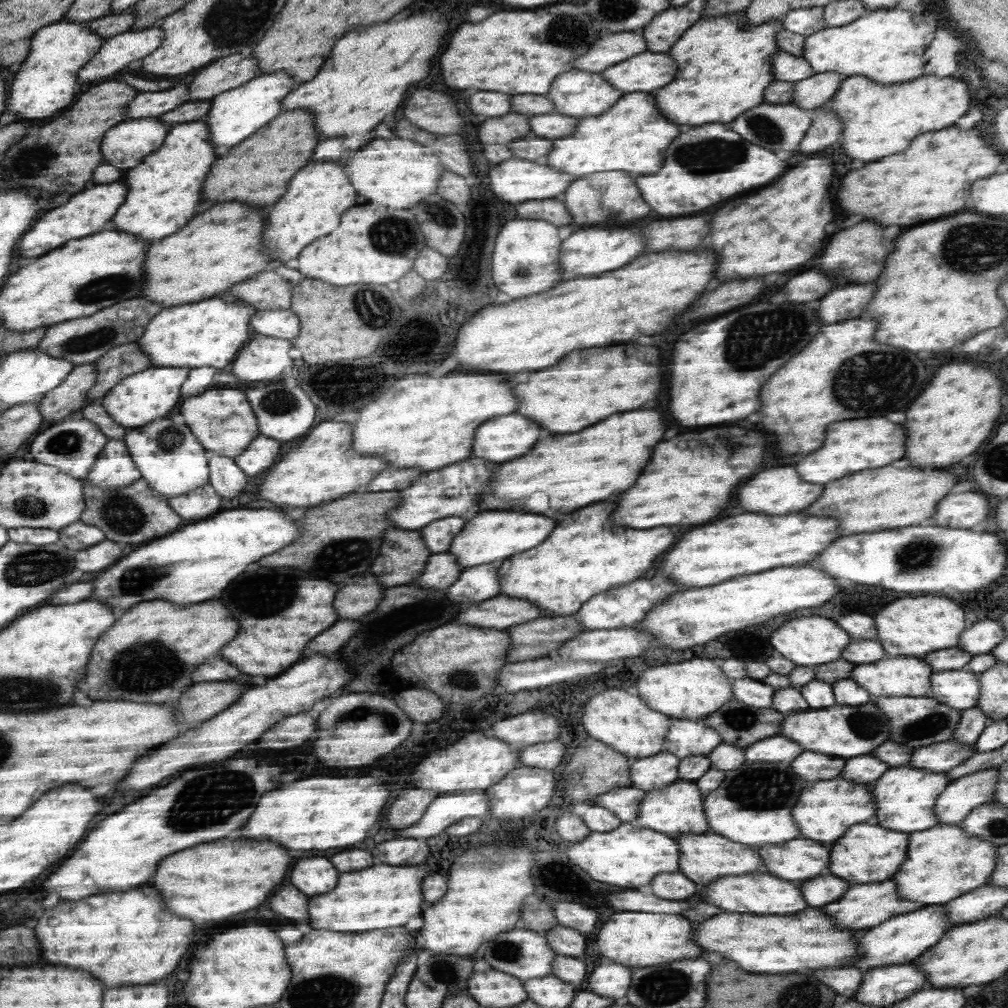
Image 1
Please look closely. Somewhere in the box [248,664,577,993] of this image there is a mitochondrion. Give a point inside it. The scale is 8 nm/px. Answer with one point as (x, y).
(506, 952)

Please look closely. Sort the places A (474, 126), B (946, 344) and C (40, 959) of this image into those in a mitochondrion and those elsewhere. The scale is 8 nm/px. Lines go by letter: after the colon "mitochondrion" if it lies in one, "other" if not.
A: other
B: other
C: other

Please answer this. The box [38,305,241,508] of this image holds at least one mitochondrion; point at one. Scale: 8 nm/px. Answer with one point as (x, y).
(91, 342)

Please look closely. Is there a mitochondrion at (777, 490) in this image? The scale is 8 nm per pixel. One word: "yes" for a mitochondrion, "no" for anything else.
no

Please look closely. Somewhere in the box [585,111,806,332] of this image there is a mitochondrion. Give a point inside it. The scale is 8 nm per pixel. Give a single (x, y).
(714, 152)

